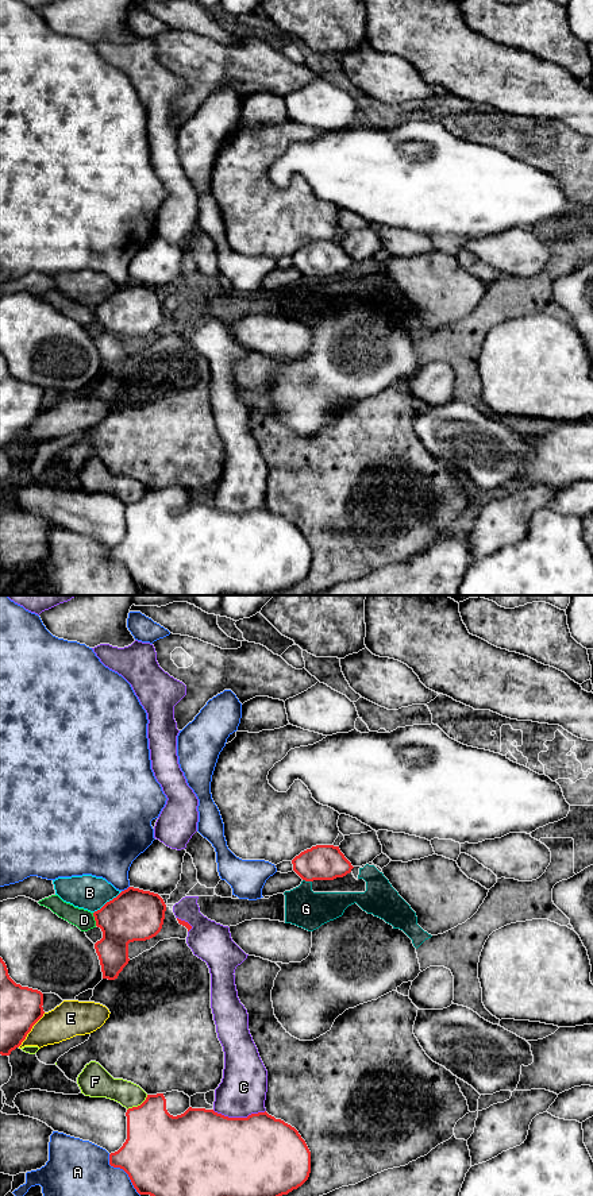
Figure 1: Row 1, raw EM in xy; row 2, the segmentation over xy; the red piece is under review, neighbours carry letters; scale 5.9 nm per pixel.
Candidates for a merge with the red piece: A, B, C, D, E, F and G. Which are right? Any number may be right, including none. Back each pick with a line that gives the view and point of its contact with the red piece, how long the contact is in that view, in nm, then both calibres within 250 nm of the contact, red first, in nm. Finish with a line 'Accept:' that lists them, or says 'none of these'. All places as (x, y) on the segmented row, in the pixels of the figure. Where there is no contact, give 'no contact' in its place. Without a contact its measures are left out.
Accept: none of these

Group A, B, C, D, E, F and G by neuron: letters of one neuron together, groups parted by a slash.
A / B / C / D / E / F / G

